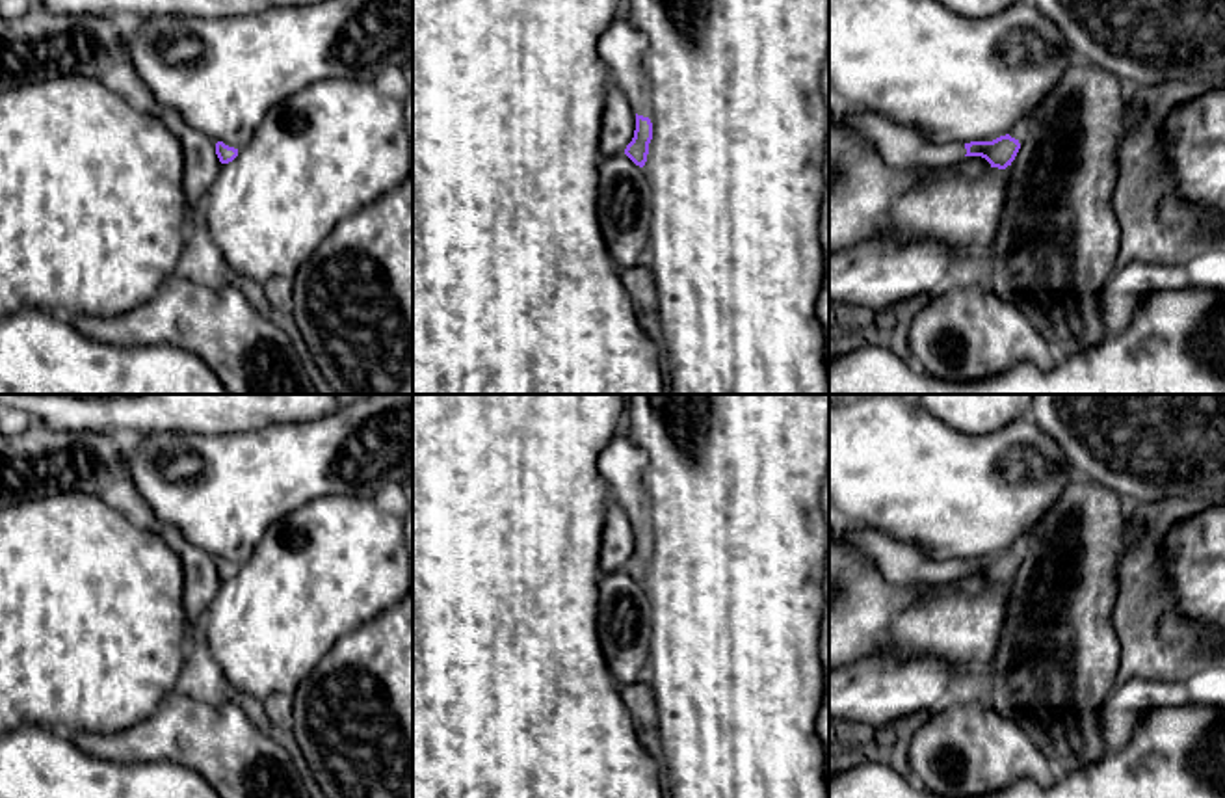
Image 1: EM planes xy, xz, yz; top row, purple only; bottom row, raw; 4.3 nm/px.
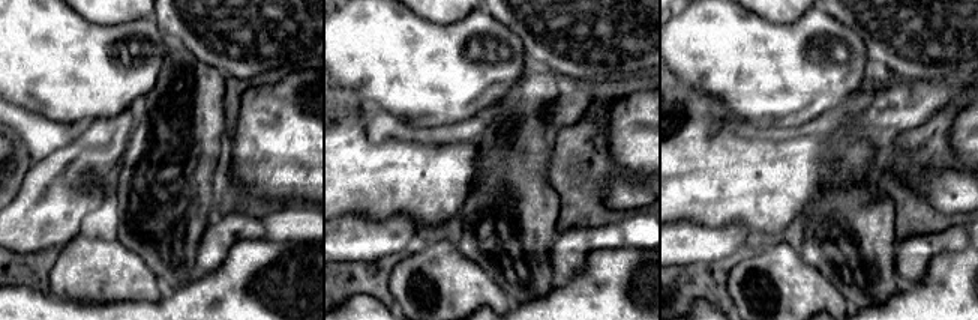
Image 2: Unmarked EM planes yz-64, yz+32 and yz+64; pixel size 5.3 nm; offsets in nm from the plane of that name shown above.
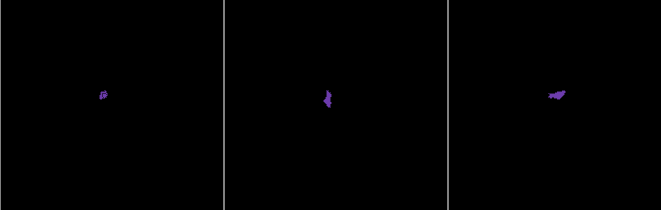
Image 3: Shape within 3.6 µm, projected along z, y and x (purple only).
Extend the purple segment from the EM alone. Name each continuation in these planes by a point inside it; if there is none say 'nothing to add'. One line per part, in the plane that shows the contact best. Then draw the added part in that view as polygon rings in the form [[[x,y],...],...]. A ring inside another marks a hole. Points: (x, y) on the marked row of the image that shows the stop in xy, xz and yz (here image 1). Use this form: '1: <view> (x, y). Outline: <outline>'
1: xz (621, 47). Outline: [[[615,17],[599,39],[599,54],[608,65],[612,78],[630,99],[634,113],[649,117],[647,74],[643,69],[643,54],[647,50],[643,37],[628,19]]]

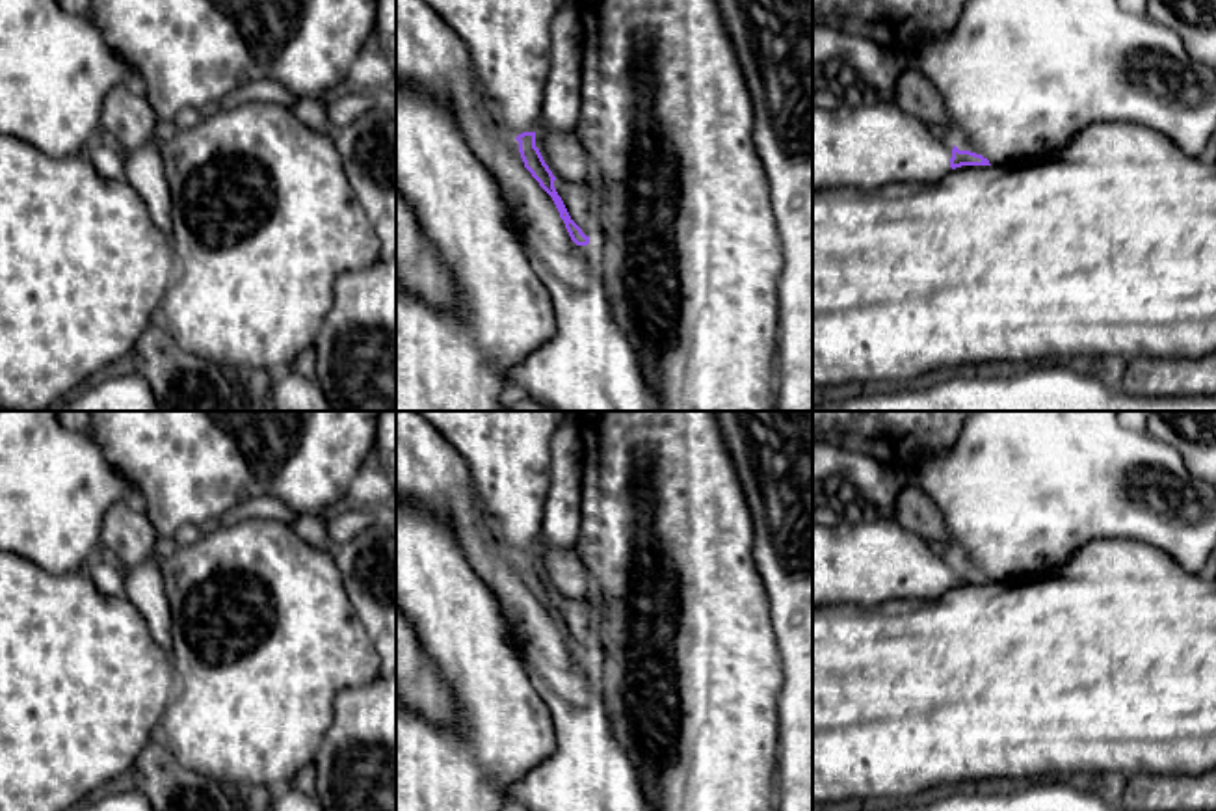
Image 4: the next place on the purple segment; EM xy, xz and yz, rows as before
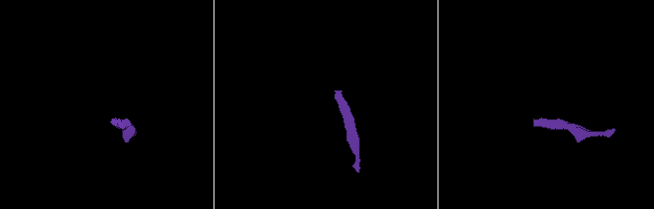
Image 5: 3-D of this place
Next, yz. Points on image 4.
1: yz (867, 147). Outline: [[[813,104],[813,190],[870,192],[889,184],[941,179],[952,171],[952,149],[952,143],[896,104],[840,104],[833,110]]]

